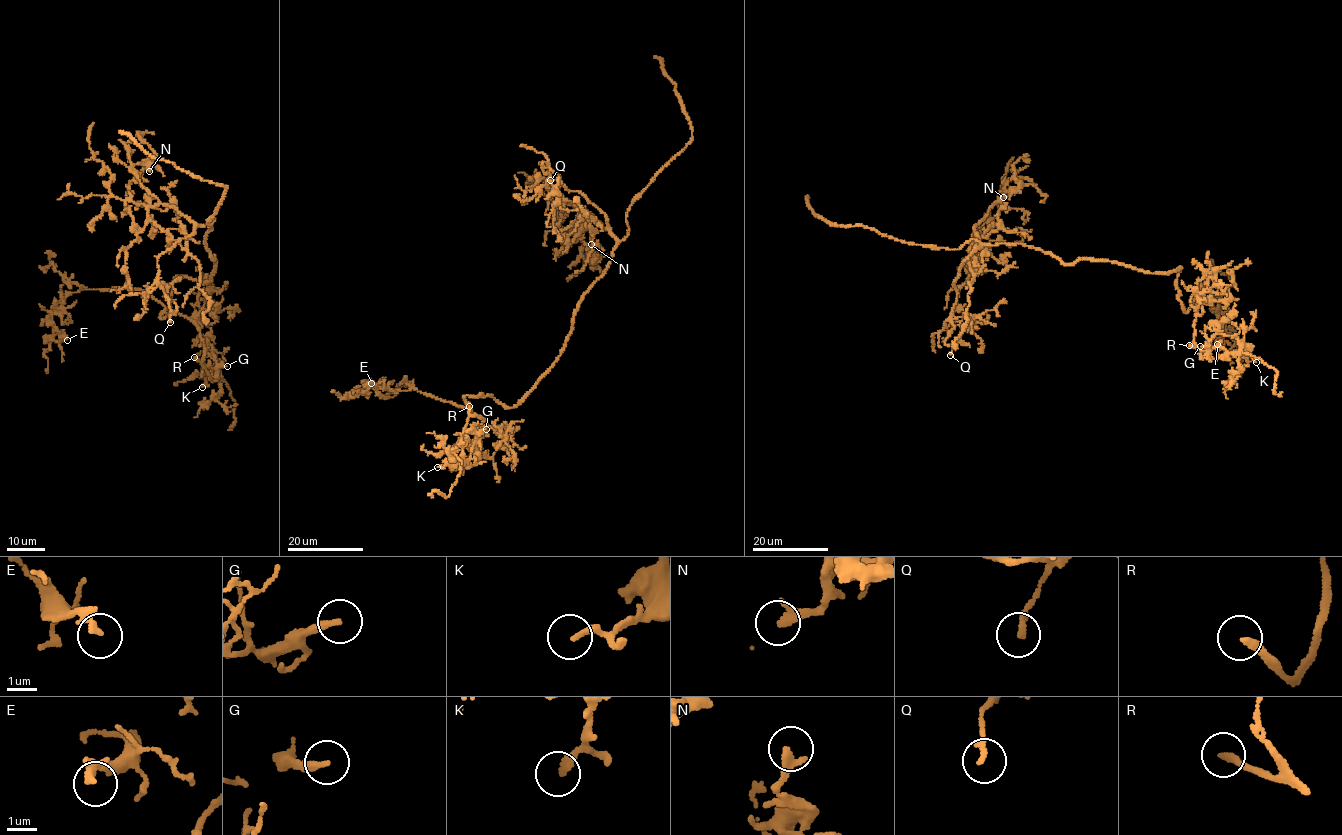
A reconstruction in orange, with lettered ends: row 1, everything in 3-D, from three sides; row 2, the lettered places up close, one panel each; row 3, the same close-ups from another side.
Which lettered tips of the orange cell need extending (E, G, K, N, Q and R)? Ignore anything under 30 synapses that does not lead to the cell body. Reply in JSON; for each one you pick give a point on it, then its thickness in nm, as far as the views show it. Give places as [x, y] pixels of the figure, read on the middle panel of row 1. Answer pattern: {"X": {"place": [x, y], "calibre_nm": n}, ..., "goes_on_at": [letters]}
{"R": {"place": [469, 406], "calibre_nm": 240}, "goes_on_at": ["R"]}

